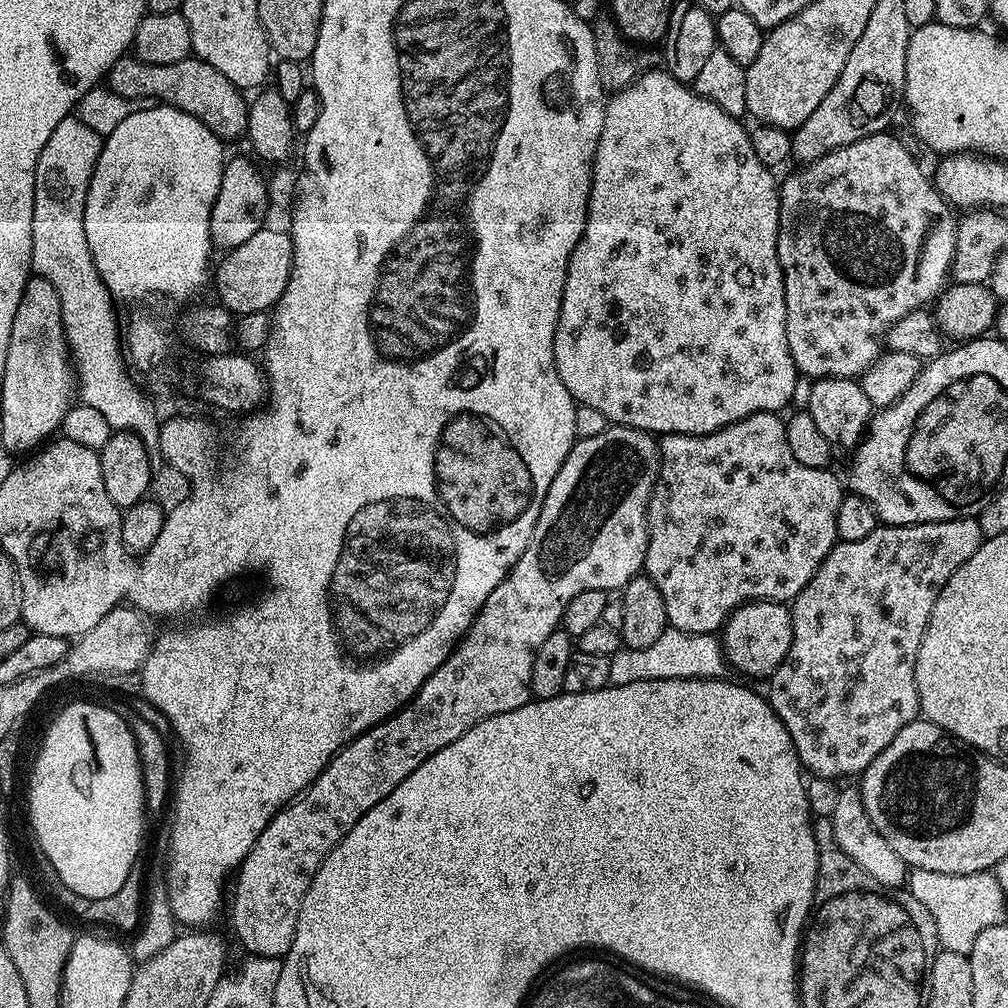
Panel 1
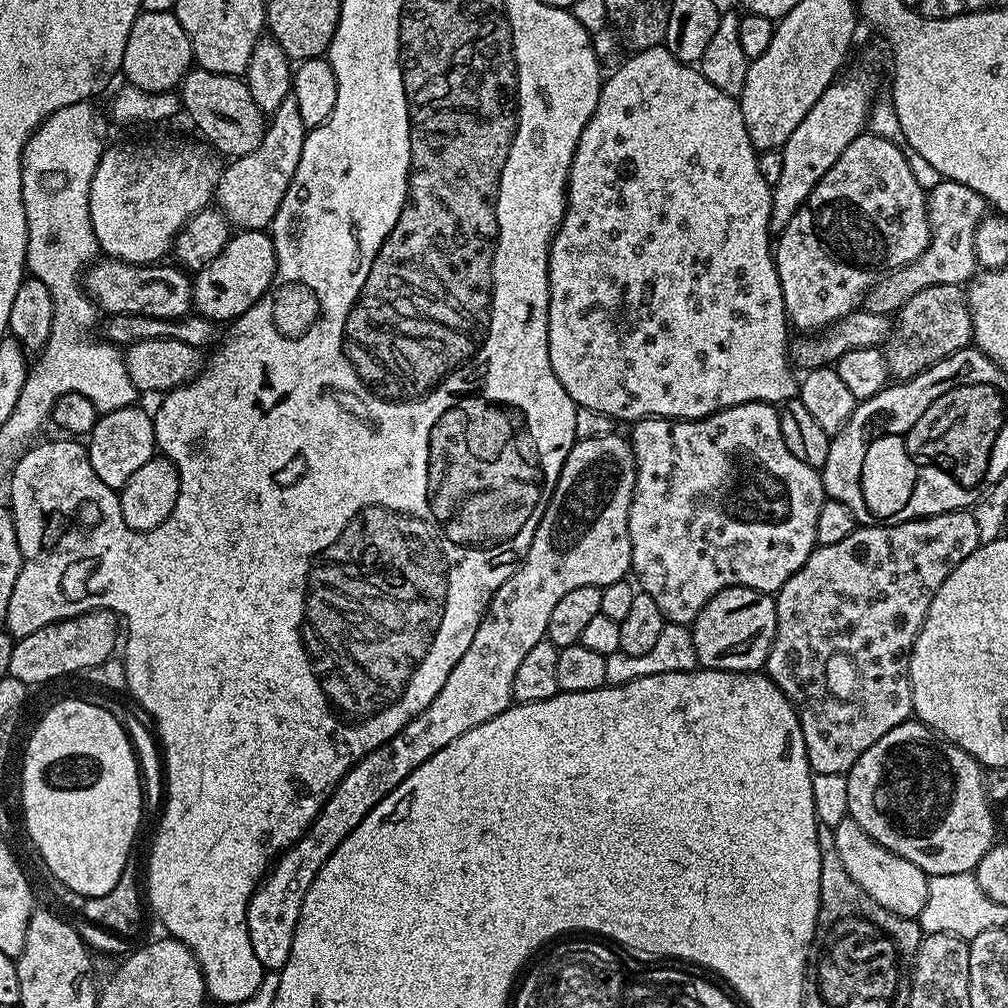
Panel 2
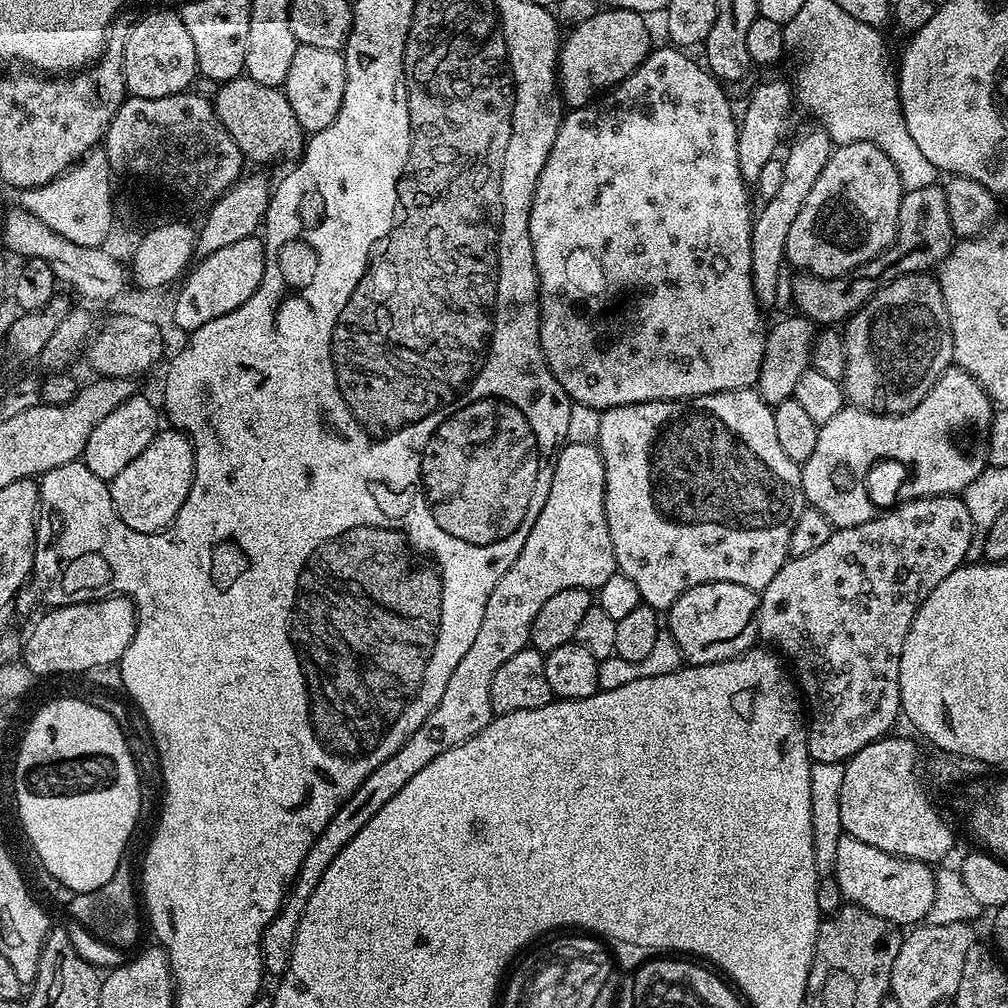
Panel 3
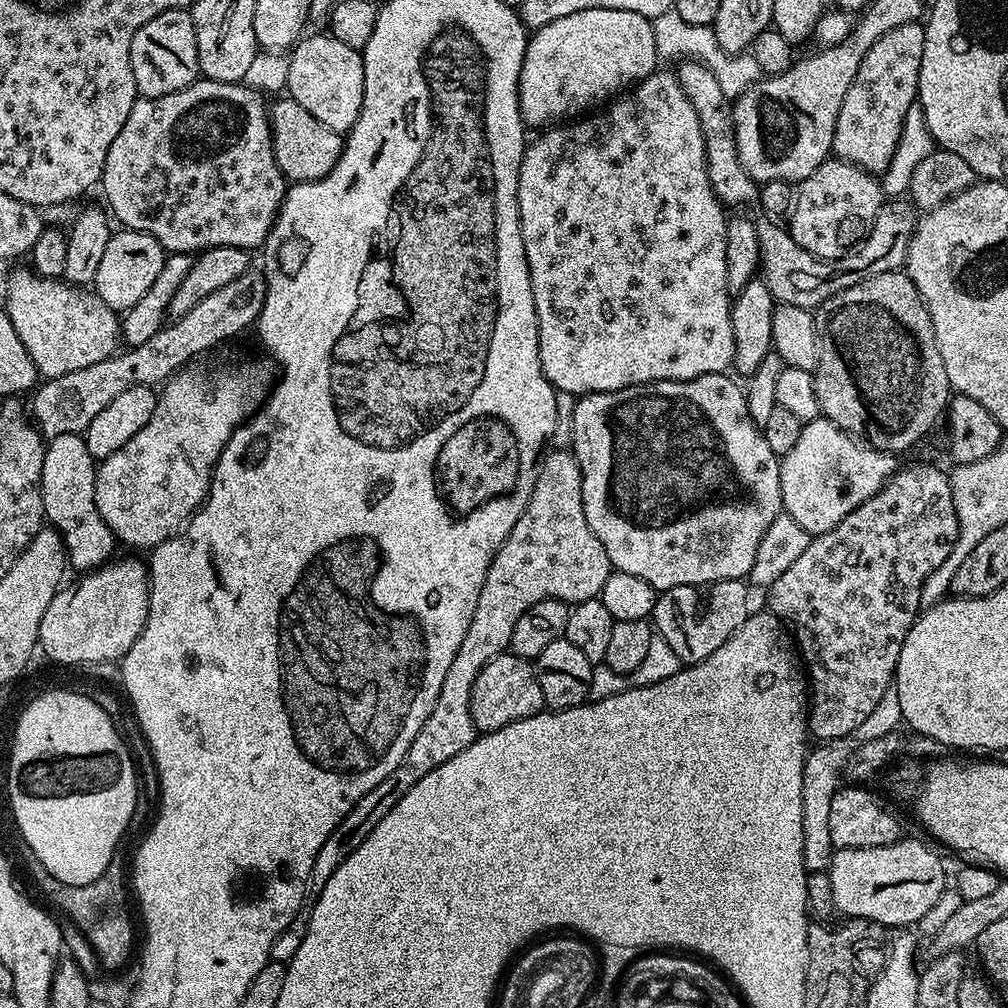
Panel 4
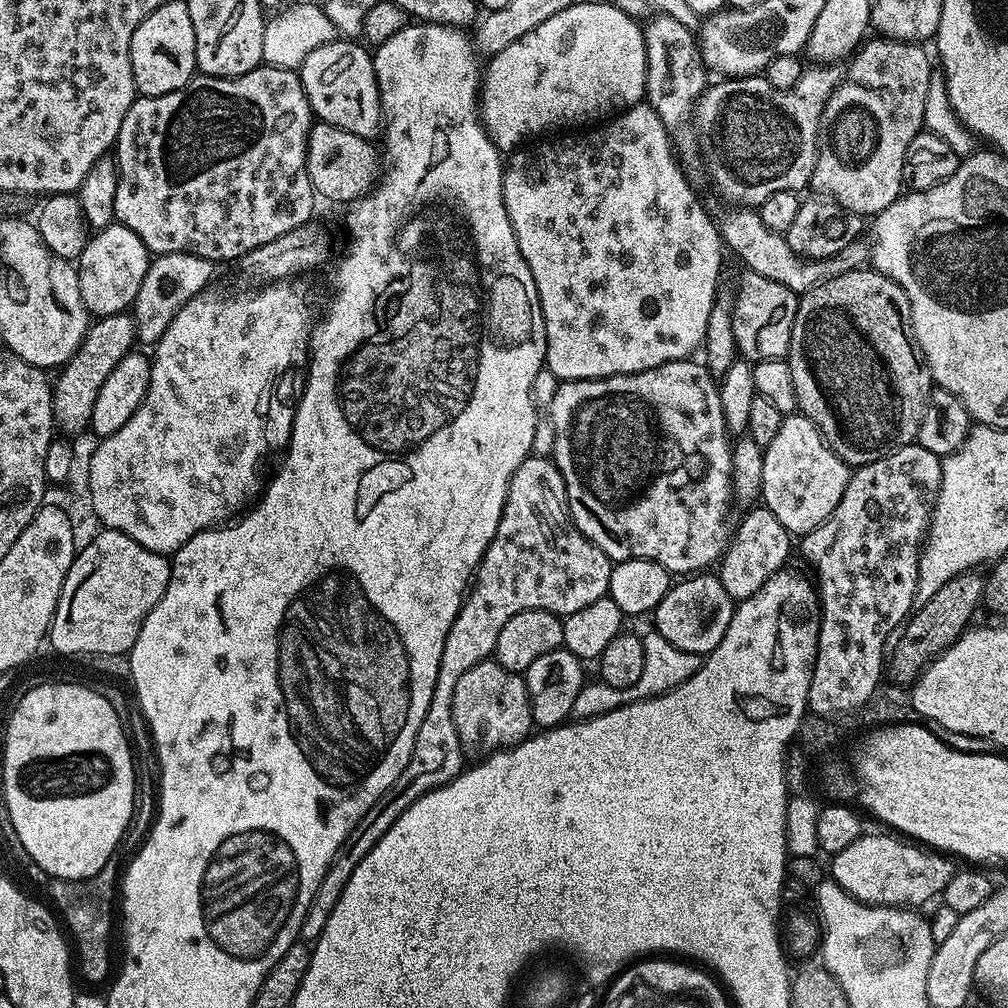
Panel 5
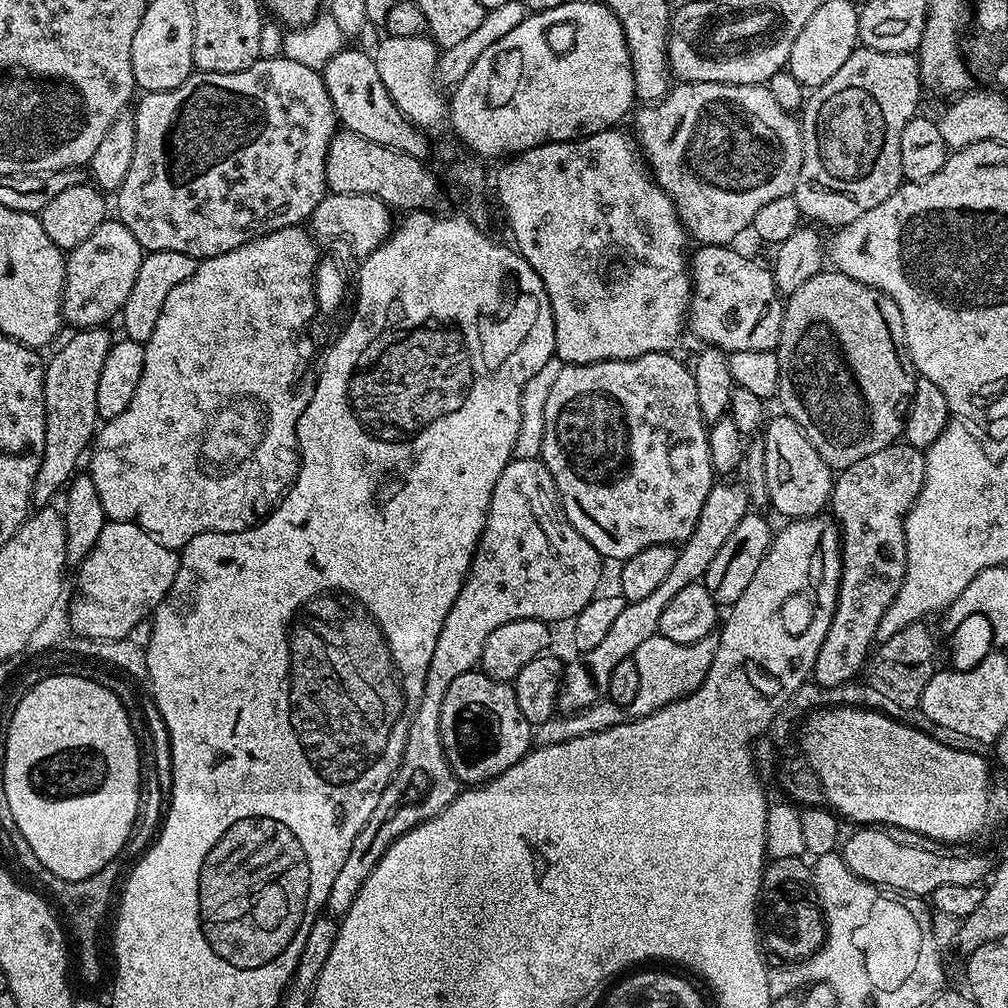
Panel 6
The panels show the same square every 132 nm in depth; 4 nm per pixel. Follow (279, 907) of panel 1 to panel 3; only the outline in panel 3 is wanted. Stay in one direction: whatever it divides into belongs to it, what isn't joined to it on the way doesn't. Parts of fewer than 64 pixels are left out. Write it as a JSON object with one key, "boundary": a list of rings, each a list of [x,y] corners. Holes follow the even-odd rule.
{"boundary":[[[565,443],[556,453],[552,465],[552,481],[550,494],[546,494],[546,506],[542,506],[542,514],[534,522],[530,530],[530,538],[526,538],[526,546],[522,546],[522,554],[502,574],[498,586],[490,590],[490,598],[486,598],[486,614],[482,614],[482,626],[478,626],[478,634],[470,650],[462,657],[462,662],[450,674],[450,682],[446,682],[446,691],[434,710],[410,734],[410,738],[378,770],[374,770],[354,790],[354,794],[330,818],[326,830],[318,834],[314,846],[310,846],[310,854],[302,862],[296,875],[296,881],[290,885],[283,908],[264,928],[260,943],[260,957],[264,963],[265,973],[269,977],[283,977],[290,966],[290,954],[294,950],[294,938],[298,930],[298,922],[302,922],[302,914],[306,914],[306,902],[310,902],[310,894],[314,894],[314,886],[326,874],[326,866],[342,854],[342,846],[418,774],[425,766],[430,766],[438,754],[446,754],[446,750],[454,750],[454,746],[462,746],[474,734],[478,734],[494,719],[490,702],[490,682],[494,674],[502,667],[502,662],[514,658],[518,650],[529,647],[530,626],[534,622],[534,614],[542,610],[542,605],[553,594],[571,588],[587,588],[599,590],[606,578],[617,575],[614,558],[614,542],[610,542],[610,526],[606,526],[606,510],[604,509],[604,491],[606,490],[606,470],[600,457],[599,447],[591,444]]]}

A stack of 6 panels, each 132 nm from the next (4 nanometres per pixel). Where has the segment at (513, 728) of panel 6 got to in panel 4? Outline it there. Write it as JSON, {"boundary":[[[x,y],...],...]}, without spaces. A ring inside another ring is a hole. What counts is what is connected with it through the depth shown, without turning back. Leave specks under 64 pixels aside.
{"boundary":[[[511,651],[503,652],[482,666],[478,678],[474,678],[474,690],[470,690],[470,714],[477,733],[497,732],[502,726],[510,726],[510,722],[537,716],[543,711],[542,686],[538,686],[536,665],[531,660],[514,656]]]}

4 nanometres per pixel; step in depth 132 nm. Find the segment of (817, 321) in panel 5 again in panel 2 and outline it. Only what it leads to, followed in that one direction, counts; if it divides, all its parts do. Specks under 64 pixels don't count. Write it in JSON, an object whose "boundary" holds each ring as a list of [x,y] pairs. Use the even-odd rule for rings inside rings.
{"boundary":[[[947,284],[918,290],[910,302],[900,307],[882,351],[889,373],[897,381],[913,380],[919,372],[925,372],[930,366],[972,343],[972,315],[965,289],[959,284]]]}

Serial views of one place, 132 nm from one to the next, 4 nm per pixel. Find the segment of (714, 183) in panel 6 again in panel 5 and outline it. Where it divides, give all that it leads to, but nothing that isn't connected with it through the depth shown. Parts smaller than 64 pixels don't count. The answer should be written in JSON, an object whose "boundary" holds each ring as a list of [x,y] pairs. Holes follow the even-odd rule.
{"boundary":[[[816,62],[811,66],[805,67],[798,82],[789,88],[770,86],[770,82],[760,74],[724,78],[721,84],[713,83],[705,87],[704,95],[697,101],[694,113],[697,129],[702,133],[707,151],[716,152],[716,157],[707,161],[707,171],[712,171],[717,186],[737,205],[759,206],[770,198],[770,194],[778,194],[778,190],[800,192],[811,185],[812,171],[816,165],[816,146],[820,138],[820,115],[830,94],[842,79],[839,63]]]}

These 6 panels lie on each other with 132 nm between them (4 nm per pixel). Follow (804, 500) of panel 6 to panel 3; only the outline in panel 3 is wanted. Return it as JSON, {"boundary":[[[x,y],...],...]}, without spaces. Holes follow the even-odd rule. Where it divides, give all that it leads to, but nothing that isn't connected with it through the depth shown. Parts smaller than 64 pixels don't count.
{"boundary":[[[955,366],[941,374],[917,408],[900,416],[845,406],[830,418],[830,422],[820,425],[814,454],[810,454],[800,469],[805,501],[826,514],[833,529],[838,529],[862,526],[862,522],[870,522],[881,510],[894,508],[898,502],[963,493],[985,470],[986,433],[993,415],[994,405],[984,393],[984,387]]]}

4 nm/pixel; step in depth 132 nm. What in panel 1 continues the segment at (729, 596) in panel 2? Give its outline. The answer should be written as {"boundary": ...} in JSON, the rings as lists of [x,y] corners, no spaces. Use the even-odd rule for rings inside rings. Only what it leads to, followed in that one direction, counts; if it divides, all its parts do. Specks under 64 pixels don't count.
{"boundary":[[[753,600],[735,608],[722,629],[725,661],[744,676],[771,678],[782,666],[792,645],[792,614],[789,605],[774,600]]]}

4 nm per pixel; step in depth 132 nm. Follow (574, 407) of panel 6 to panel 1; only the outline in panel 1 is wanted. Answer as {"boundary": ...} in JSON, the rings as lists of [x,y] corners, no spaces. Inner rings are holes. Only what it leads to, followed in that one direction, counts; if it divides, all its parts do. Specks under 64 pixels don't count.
{"boundary":[[[755,412],[752,416],[742,418],[717,432],[705,436],[683,436],[668,434],[659,441],[660,446],[660,476],[652,491],[648,503],[648,549],[644,559],[643,571],[658,586],[662,594],[662,602],[666,602],[666,614],[671,627],[683,632],[719,633],[732,615],[735,608],[750,604],[753,600],[774,600],[791,602],[814,578],[818,566],[830,554],[836,543],[836,523],[838,522],[838,506],[842,495],[842,480],[828,468],[811,468],[802,466],[794,454],[790,454],[790,442],[786,442],[785,421],[775,412]]]}

